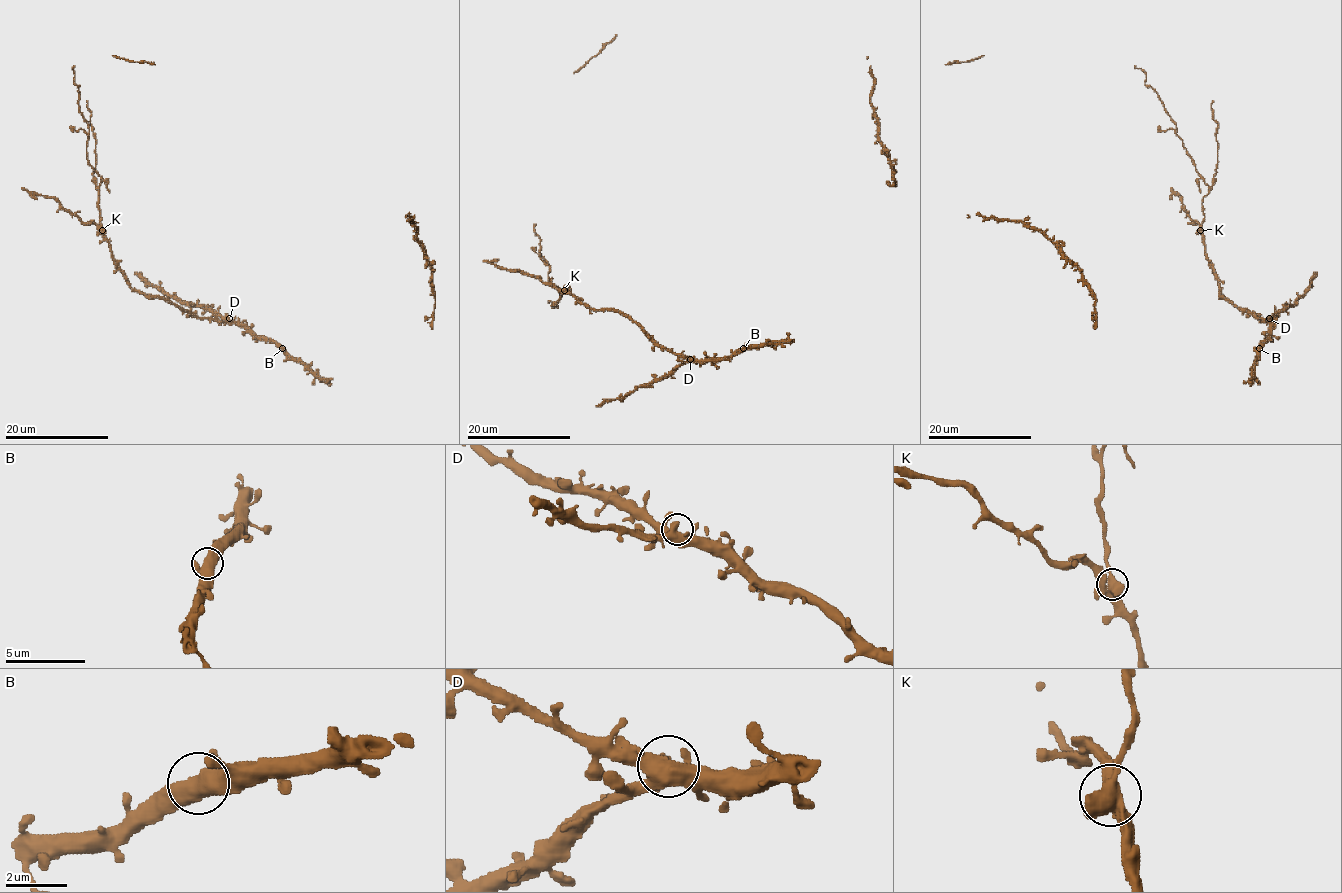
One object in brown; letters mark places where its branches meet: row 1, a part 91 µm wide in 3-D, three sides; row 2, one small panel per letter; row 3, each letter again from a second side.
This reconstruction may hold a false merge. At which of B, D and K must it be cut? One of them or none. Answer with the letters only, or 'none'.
K

